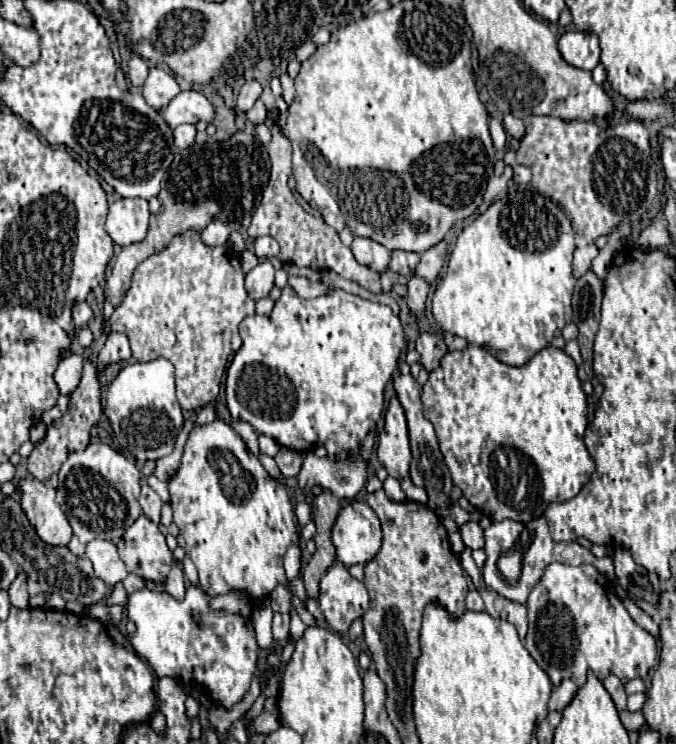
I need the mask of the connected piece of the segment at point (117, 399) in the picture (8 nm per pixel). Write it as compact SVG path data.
M168 359L126 365L110 383L104 413L110 419L118 445L140 463L172 453L176 437L184 425L184 415L174 391L174 367Z

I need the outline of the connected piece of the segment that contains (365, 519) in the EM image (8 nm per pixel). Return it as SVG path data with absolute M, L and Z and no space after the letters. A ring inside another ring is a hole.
M364 501L348 503L332 529L336 557L344 565L368 563L382 545L382 529L378 515Z

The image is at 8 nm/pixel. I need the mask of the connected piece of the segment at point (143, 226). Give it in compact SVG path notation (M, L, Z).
M118 199L110 205L106 217L106 231L120 247L142 241L148 231L148 201L146 199Z

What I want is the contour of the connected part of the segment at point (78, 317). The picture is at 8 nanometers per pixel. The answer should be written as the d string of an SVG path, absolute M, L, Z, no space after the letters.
M78 303L74 309L72 309L72 317L74 317L74 325L76 329L82 329L90 319L92 319L92 307L88 307L88 303Z

